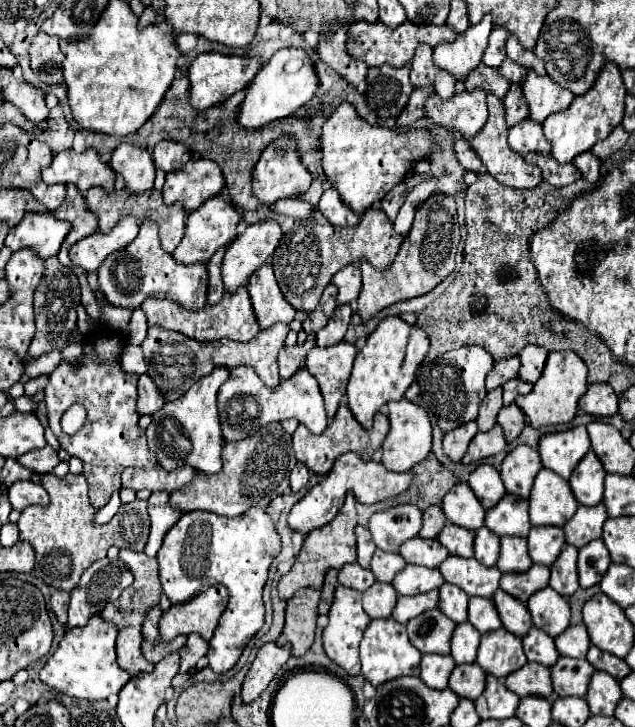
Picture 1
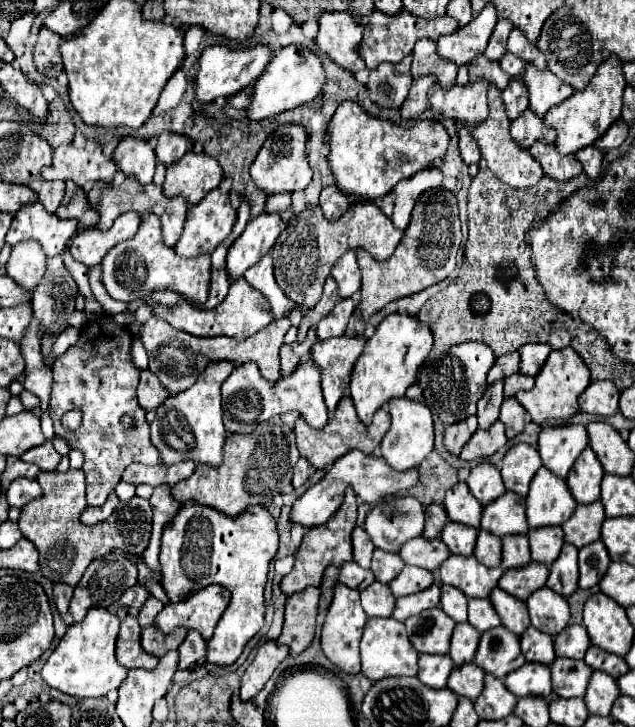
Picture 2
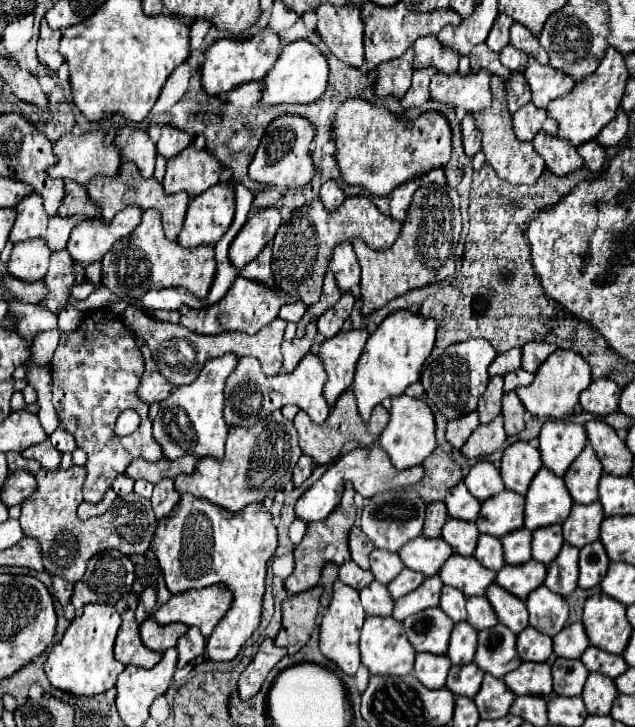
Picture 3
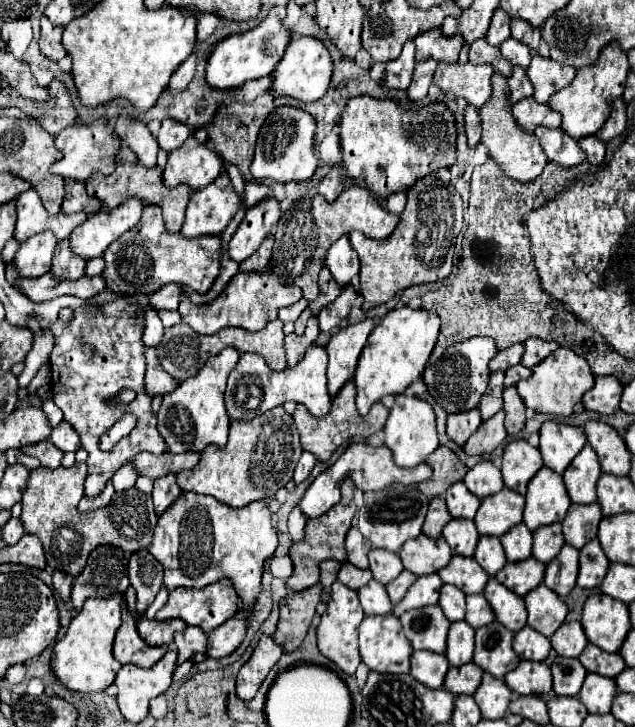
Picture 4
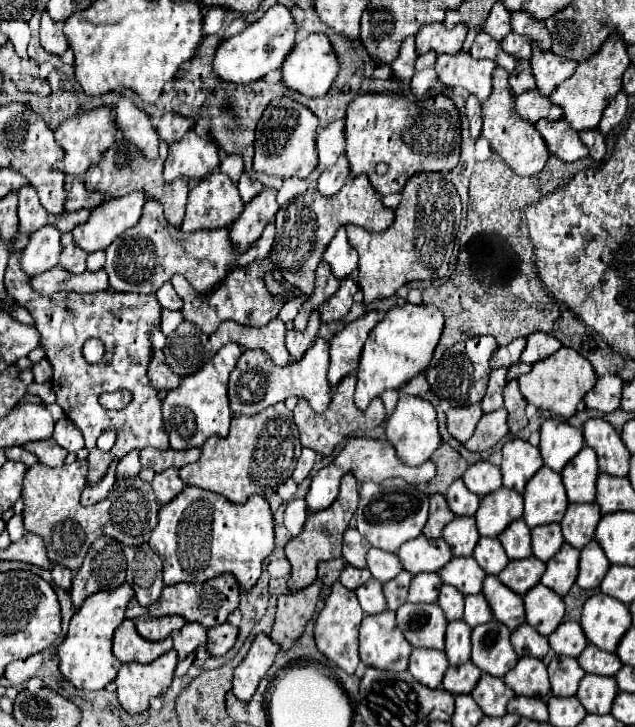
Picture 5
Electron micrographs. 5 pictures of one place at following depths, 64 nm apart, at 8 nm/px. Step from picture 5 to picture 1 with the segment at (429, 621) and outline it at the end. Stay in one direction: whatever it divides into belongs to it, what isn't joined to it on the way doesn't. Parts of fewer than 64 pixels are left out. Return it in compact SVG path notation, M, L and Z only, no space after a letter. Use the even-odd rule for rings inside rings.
M432 608L412 618L406 628L412 646L422 654L450 654L450 638L456 624L444 616L440 608Z

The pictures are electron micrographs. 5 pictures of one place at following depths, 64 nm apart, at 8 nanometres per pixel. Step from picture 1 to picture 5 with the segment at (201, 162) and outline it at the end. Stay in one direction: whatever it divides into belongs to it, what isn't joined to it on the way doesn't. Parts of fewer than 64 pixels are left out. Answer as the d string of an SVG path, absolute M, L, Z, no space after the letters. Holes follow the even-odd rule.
M194 128L188 130L184 140L170 146L168 158L164 162L164 180L186 176L190 180L200 180L220 166L218 148L210 136L198 136Z

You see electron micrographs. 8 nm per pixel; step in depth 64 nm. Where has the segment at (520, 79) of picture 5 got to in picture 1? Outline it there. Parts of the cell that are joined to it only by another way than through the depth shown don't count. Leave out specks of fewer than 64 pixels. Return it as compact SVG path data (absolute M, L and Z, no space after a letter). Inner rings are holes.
M510 84L510 90L502 98L502 104L506 108L506 122L510 126L516 126L520 120L524 120L528 116L528 104L524 100L520 84Z

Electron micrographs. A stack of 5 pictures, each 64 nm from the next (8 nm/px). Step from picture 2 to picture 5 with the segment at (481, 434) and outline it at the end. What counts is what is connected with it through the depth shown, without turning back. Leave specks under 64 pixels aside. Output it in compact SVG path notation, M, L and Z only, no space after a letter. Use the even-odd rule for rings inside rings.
M500 408L480 418L474 430L474 436L464 446L470 452L484 452L484 450L490 450L506 434L508 434L508 410Z

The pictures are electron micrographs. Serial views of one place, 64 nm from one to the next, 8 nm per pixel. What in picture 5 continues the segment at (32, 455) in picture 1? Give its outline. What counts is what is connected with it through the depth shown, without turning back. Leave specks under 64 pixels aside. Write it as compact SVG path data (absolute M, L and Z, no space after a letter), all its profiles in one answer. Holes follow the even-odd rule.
M54 438L40 440L40 442L28 442L28 444L24 444L24 448L28 452L36 454L38 460L42 464L48 464L48 466L62 466L64 464L64 458L68 454L68 450L64 450L62 446L58 446Z

